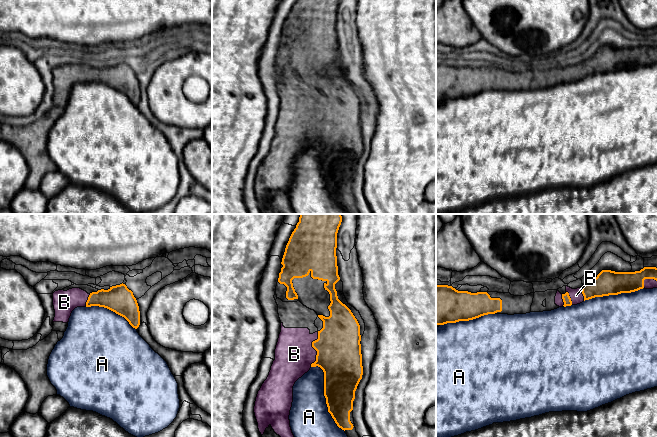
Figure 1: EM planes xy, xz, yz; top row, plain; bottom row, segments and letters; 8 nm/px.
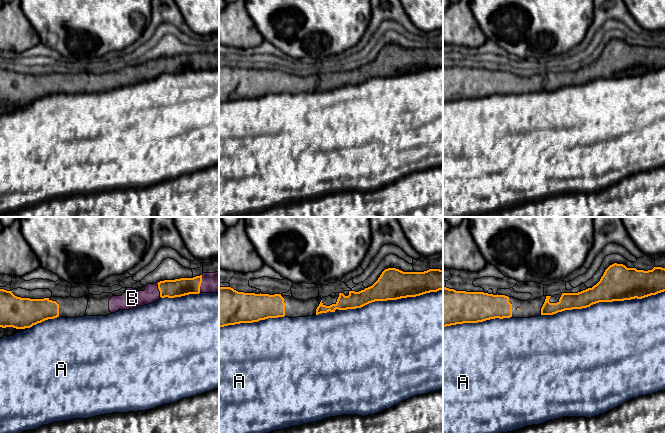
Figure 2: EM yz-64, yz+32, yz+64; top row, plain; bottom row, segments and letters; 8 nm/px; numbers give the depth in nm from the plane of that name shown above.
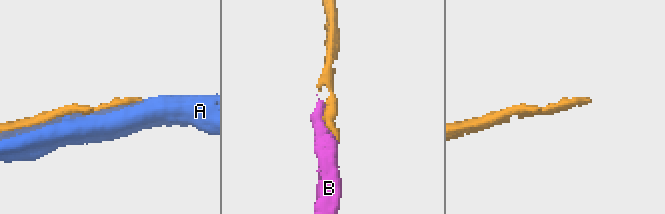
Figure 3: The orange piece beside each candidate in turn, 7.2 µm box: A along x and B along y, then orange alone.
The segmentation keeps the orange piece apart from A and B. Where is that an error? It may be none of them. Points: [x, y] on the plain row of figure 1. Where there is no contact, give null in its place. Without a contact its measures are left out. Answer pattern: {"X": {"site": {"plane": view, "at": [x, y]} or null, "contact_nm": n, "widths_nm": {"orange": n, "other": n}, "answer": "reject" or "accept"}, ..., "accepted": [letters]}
{"A": {"site": {"plane": "xz", "at": [324, 171]}, "contact_nm": 600, "widths_nm": {"orange": 300, "other": 340}, "answer": "reject"}, "B": {"site": {"plane": "xz", "at": [314, 124]}, "contact_nm": 280, "widths_nm": {"orange": 360, "other": 320}, "answer": "accept"}, "accepted": ["B"]}

